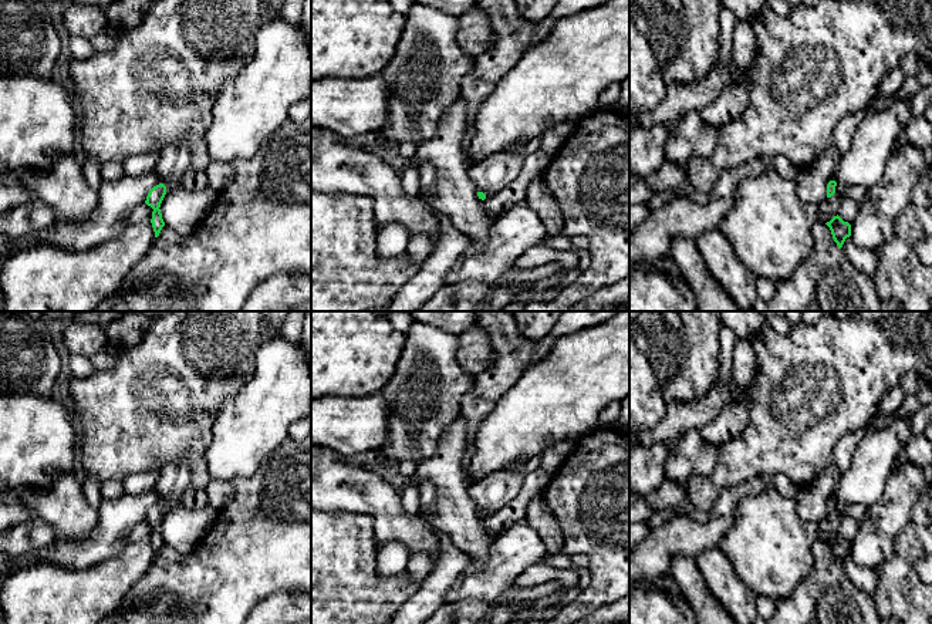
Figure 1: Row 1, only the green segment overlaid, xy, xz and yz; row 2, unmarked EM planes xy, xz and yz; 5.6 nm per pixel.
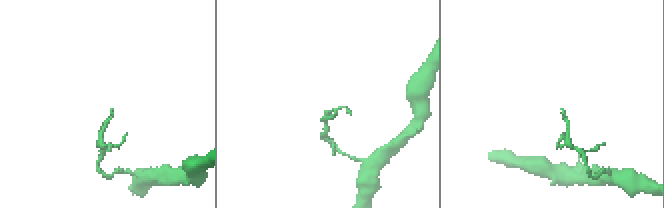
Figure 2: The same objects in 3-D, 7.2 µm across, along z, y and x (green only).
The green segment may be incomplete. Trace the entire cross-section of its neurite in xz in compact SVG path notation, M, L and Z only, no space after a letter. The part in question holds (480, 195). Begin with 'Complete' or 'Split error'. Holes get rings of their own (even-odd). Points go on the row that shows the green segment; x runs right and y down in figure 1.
Split error. M543 135L533 138L521 152L503 151L469 165L467 175L479 190L479 199L490 199L509 188L519 176L526 156L540 149L541 139Z

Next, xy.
Split error. M185 141L172 144L161 151L159 162L153 172L159 178L159 185L153 186L145 203L153 209L152 227L155 237L159 236L165 222L161 213L161 203L169 190L182 189L182 179L185 173L192 168L192 151Z

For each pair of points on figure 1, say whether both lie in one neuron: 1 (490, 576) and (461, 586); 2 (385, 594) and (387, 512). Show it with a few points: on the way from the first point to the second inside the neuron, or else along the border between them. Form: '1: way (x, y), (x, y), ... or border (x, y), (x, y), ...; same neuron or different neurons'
1: way (483, 579), (468, 584); same neuron
2: border (358, 513), (372, 520), (372, 539), (377, 543); different neurons

